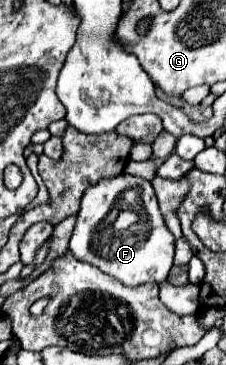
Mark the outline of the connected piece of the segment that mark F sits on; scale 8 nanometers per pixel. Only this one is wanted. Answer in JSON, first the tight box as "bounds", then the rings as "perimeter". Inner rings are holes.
{"bounds":[70,173,174,287],"perimeter":[[[122,173],[112,179],[100,179],[96,185],[86,189],[70,239],[70,251],[80,261],[96,265],[128,287],[136,287],[142,283],[162,283],[174,263],[174,249],[174,235],[164,223],[164,217],[158,209],[156,193],[148,181]],[[124,201],[128,203],[128,211],[134,213],[134,221],[132,217],[130,221],[122,221],[124,211],[120,211],[118,205]]]}

